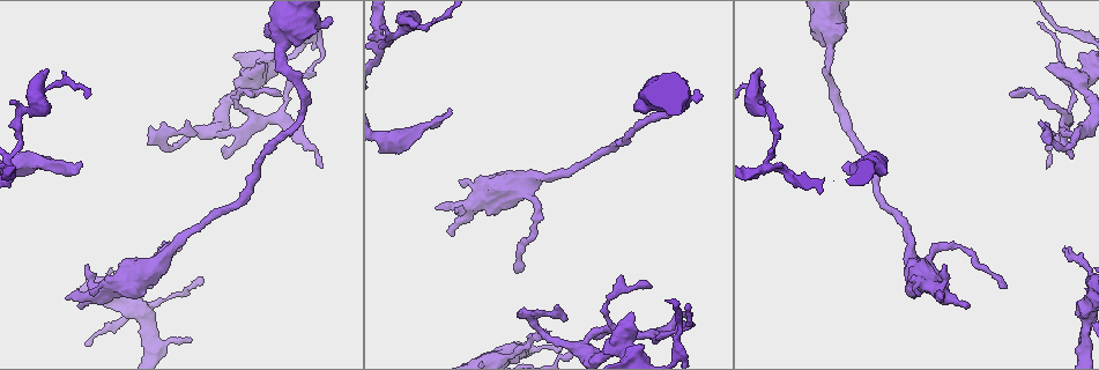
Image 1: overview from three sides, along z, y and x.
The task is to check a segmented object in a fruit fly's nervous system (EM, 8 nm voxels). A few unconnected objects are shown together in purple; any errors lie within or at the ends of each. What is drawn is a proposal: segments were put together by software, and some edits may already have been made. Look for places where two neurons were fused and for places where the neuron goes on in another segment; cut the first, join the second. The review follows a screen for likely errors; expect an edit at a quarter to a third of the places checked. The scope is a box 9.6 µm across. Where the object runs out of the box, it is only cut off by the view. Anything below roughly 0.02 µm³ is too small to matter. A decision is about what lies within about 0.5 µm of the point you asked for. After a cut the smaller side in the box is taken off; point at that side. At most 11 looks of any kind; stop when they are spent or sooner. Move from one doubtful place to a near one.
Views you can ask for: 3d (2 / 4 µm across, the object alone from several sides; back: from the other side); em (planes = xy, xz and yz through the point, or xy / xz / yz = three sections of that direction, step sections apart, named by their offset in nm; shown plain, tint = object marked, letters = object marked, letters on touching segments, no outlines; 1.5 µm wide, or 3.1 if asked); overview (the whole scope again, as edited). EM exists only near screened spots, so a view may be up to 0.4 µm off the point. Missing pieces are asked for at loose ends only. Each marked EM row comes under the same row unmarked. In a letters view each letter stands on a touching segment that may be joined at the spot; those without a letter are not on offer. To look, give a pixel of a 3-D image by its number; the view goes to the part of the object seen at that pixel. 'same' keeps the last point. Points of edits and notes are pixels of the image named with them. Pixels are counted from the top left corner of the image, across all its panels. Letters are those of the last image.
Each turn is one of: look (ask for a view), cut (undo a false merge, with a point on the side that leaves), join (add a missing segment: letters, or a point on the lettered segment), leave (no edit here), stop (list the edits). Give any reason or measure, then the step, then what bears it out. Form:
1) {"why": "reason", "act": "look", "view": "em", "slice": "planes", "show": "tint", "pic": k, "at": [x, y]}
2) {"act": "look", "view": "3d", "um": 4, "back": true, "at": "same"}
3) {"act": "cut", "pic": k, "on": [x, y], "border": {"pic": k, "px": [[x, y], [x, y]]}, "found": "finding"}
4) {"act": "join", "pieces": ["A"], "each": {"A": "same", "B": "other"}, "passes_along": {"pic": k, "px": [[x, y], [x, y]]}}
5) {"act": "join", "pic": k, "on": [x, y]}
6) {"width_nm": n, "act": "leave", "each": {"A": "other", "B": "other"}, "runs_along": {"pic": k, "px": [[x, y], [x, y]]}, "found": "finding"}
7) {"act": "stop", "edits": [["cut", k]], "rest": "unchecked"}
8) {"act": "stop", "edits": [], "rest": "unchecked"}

{"why": "sudden change in width", "act": "look", "view": "em", "slice": "planes", "show": "letters", "pic": 1, "at": [425, 127]}

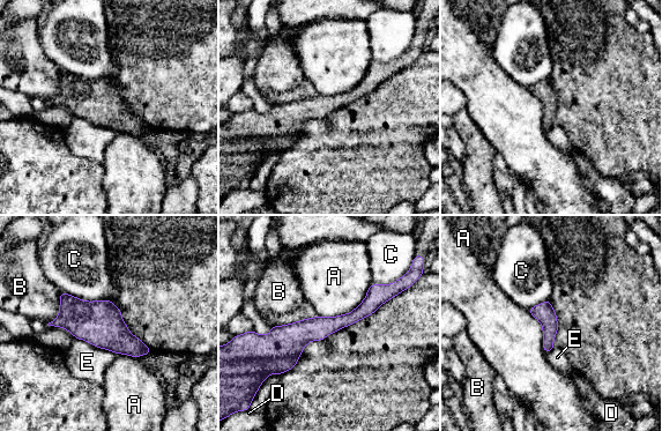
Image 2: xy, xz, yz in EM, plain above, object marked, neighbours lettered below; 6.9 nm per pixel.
{"width_nm": 140, "act": "leave", "each": {"A": "other", "B": "other", "C": "other", "D": "other", "E": "other"}, "runs_along": {"pic": 2, "px": [[389, 292], [339, 322], [261, 339]]}, "found": "one neuron here"}

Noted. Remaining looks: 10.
{"why": "branch point", "act": "look", "view": "3d", "um": 2, "pic": 1, "at": [583, 350]}

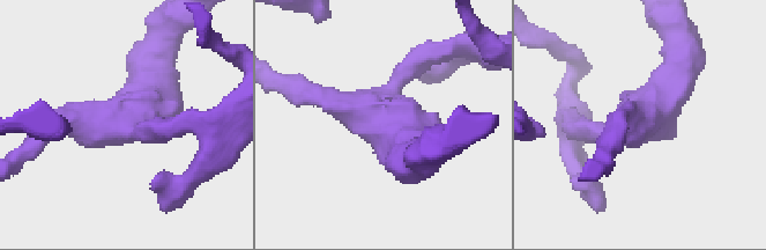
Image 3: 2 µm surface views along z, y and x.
{"arms": 3, "arm_widths_nm": [160, 180, 280], "why": "need the tissue", "act": "look", "view": "em", "slice": "planes", "show": "letters", "pic": 3, "at": [640, 117]}

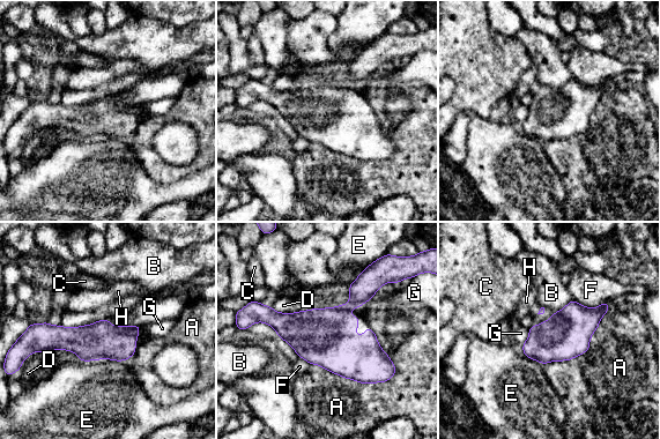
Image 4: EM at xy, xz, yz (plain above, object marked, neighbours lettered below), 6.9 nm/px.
{"longest_contact_nm": ["A", 600], "act": "leave", "each": {"A": "other", "B": "other", "C": "other", "D": "other", "E": "other", "F": "other", "G": "other", "H": "other"}, "border": {"pic": 4, "px": [[572, 299], [556, 312]]}, "found": "all the same neuron"}

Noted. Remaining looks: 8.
{"why": "branch stops here", "act": "look", "view": "3d", "um": 2, "pic": 1, "at": [181, 247]}

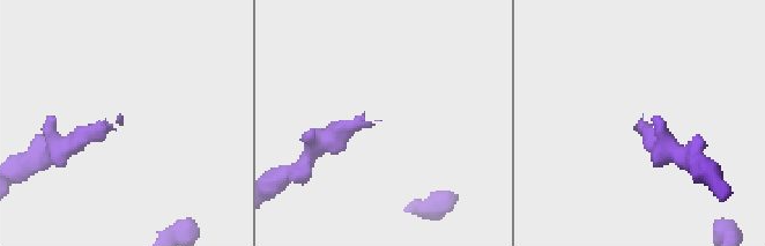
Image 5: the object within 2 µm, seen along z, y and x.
{"act": "look", "view": "em", "slice": "yz", "step": 4, "show": "letters", "pic": 5, "at": [377, 120]}

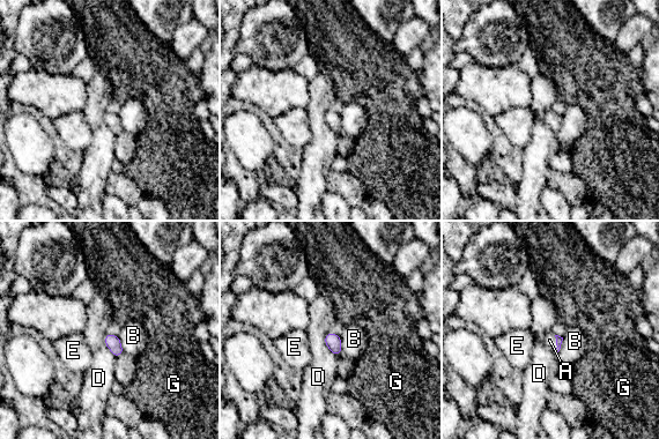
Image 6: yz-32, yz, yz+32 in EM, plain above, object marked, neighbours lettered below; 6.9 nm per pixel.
{"why": "cut it another way", "act": "look", "view": "em", "slice": "planes", "show": "letters", "at": "same"}

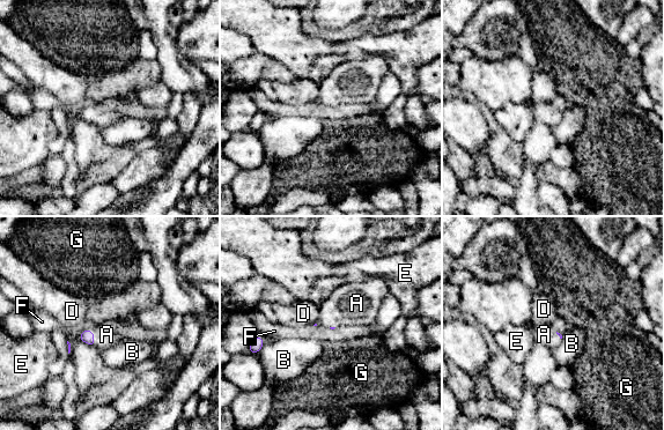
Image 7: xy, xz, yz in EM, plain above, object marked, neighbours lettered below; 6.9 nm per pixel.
{"longest_contact_nm": ["D", 150], "act": "join", "pieces": ["A"], "each": {"A": "same", "B": "other", "D": "other", "E": "other", "F": "other", "G": "other"}, "passes_along": {"pic": 7, "px": [[87, 336], [93, 338], [107, 334]]}, "found": "the neuron continues"}

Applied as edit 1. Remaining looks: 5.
{"act": "look", "view": "overview"}

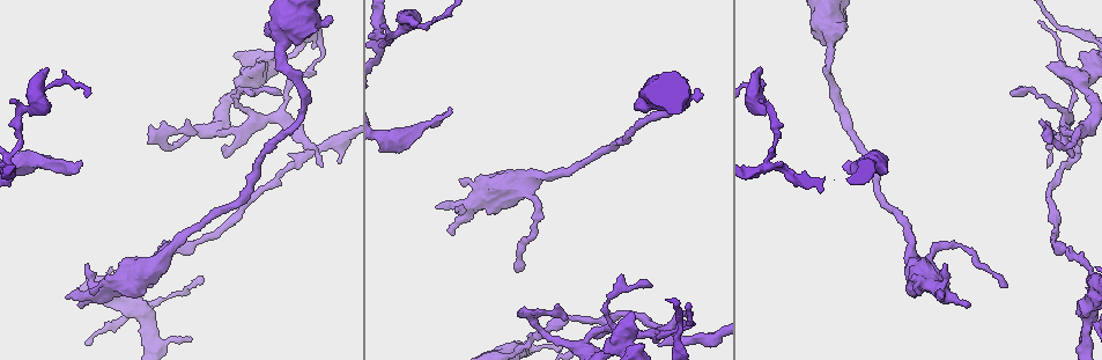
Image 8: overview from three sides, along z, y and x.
{"why": "tapers out", "act": "look", "view": "em", "slice": "yz", "step": 8, "show": "tint", "pic": 8, "at": [281, 94]}

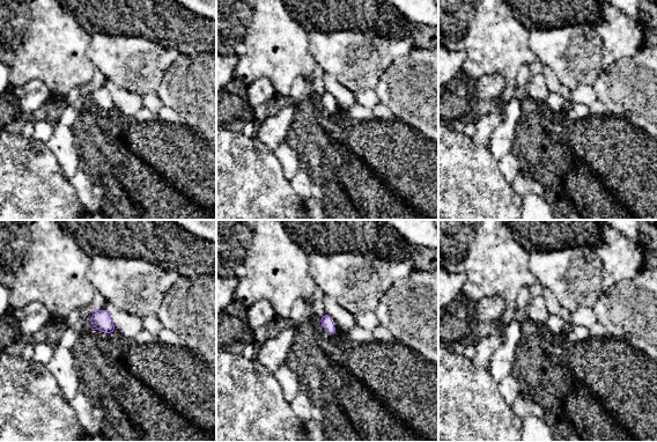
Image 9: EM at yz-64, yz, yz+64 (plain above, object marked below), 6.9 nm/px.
{"act": "look", "view": "em", "slice": "planes", "show": "letters", "at": "same"}

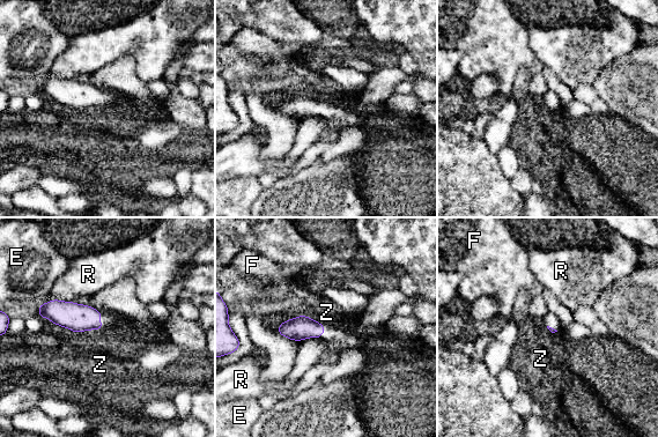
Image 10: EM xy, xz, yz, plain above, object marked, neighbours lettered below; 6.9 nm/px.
{"act": "leave", "each": {"E": "other", "F": "other", "R": "other", "Z": "other"}, "border": {"pic": 10, "px": [[104, 327], [78, 331], [75, 333]]}, "found": "none of them fits"}

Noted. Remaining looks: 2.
{"act": "stop", "edits": [["join", 7]], "rest": "unchecked"}

